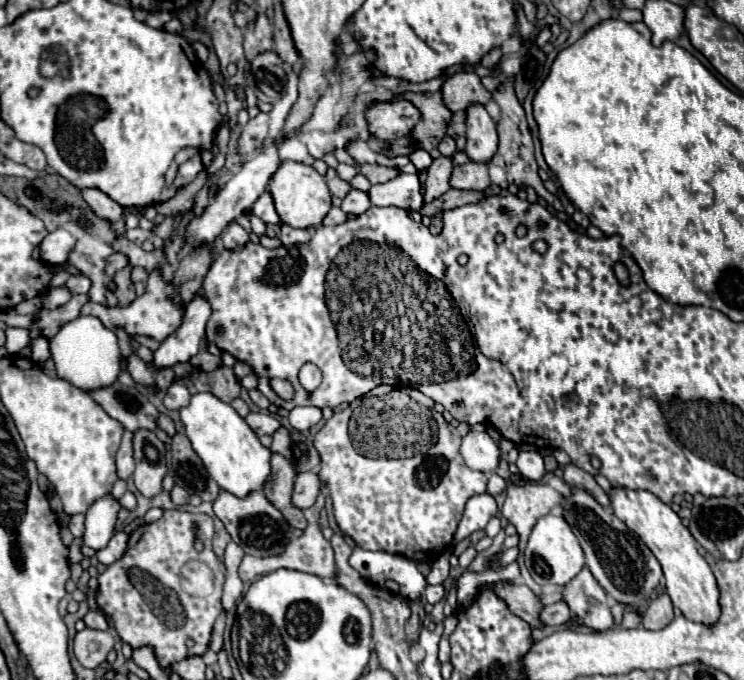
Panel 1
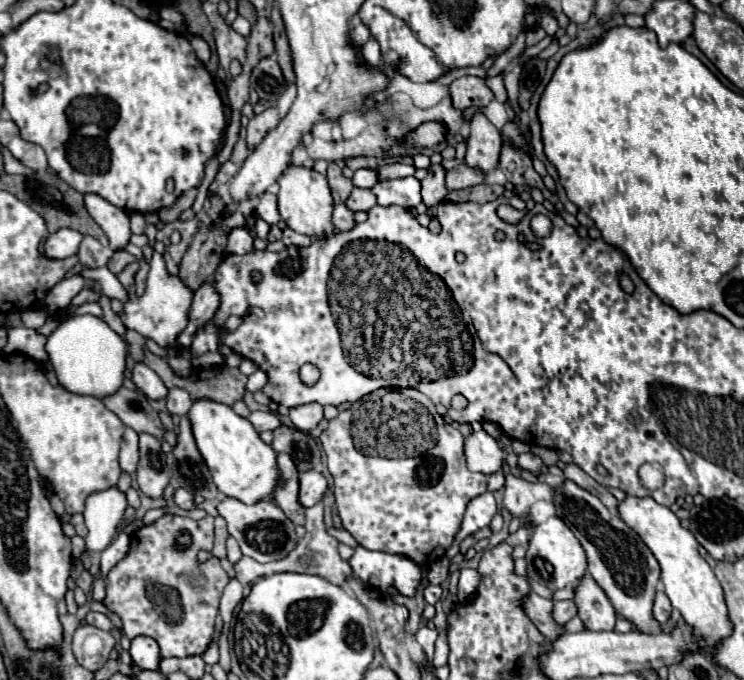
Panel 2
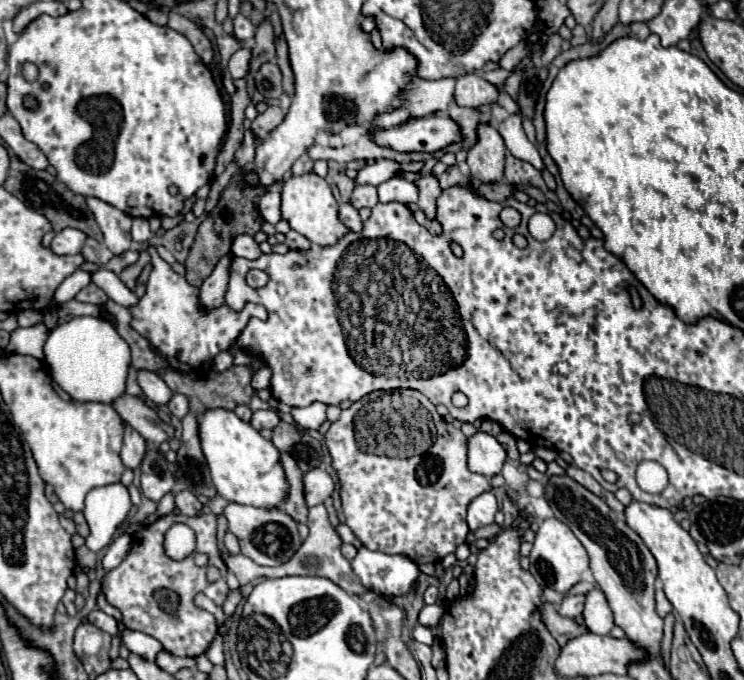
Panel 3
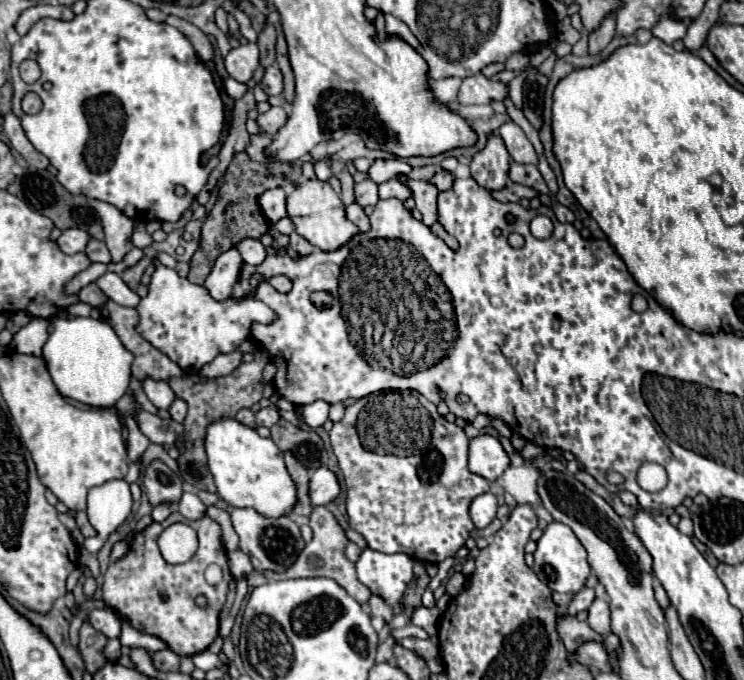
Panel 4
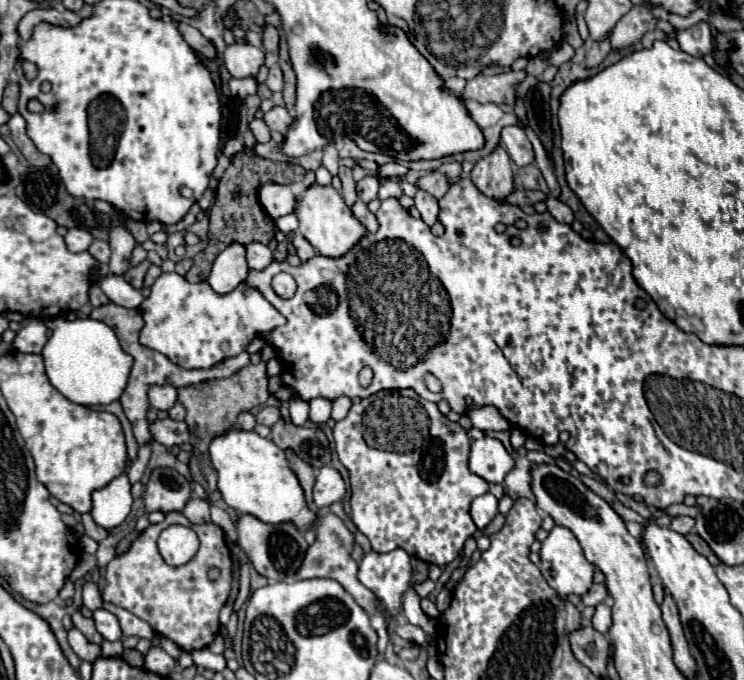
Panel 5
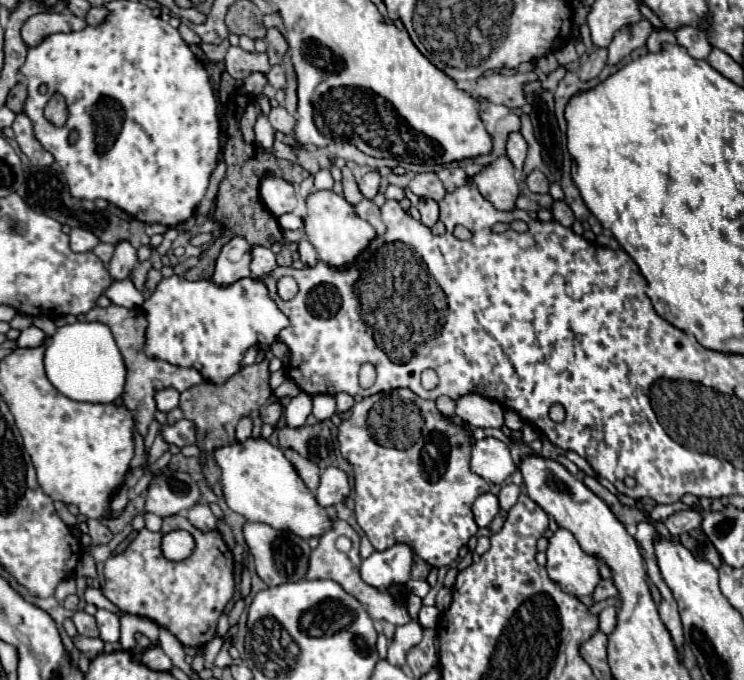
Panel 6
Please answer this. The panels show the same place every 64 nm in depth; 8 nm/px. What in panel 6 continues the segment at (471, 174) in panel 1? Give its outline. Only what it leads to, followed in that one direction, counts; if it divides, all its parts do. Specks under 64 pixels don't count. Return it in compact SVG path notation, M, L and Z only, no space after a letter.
M426 172L426 174L416 174L408 188L416 194L416 196L422 196L422 198L432 198L436 202L440 202L446 194L446 188L444 184L440 184L440 178L434 174L434 172Z

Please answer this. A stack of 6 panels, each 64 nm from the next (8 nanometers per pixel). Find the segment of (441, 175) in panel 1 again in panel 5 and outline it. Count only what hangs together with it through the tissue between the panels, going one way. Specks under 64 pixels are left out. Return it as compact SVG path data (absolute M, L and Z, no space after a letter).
M418 188L416 196L414 196L414 202L416 202L418 212L422 214L422 220L428 226L432 226L438 220L438 200L434 196L428 196L428 192L424 192L422 188Z

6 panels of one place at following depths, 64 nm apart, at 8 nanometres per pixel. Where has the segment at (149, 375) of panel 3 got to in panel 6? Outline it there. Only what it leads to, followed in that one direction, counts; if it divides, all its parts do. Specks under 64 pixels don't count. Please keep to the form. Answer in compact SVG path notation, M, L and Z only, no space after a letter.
M162 388L160 392L156 392L156 396L154 396L154 400L156 400L156 408L160 410L160 412L170 412L172 408L176 408L178 406L178 392L176 392L176 388Z

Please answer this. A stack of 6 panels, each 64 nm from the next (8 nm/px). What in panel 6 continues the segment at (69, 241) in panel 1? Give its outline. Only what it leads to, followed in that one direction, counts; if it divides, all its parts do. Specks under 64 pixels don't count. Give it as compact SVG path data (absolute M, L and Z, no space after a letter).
M74 228L70 232L70 248L72 248L72 252L88 252L96 244L98 244L98 238L92 232L88 232L88 230Z

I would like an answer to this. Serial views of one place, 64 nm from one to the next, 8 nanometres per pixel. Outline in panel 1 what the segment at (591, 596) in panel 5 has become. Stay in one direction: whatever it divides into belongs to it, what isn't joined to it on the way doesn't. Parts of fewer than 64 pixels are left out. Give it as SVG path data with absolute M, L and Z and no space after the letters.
M556 602L552 606L546 606L544 610L540 610L538 614L538 620L544 624L544 626L562 626L566 620L570 618L570 610L566 604L562 602Z

